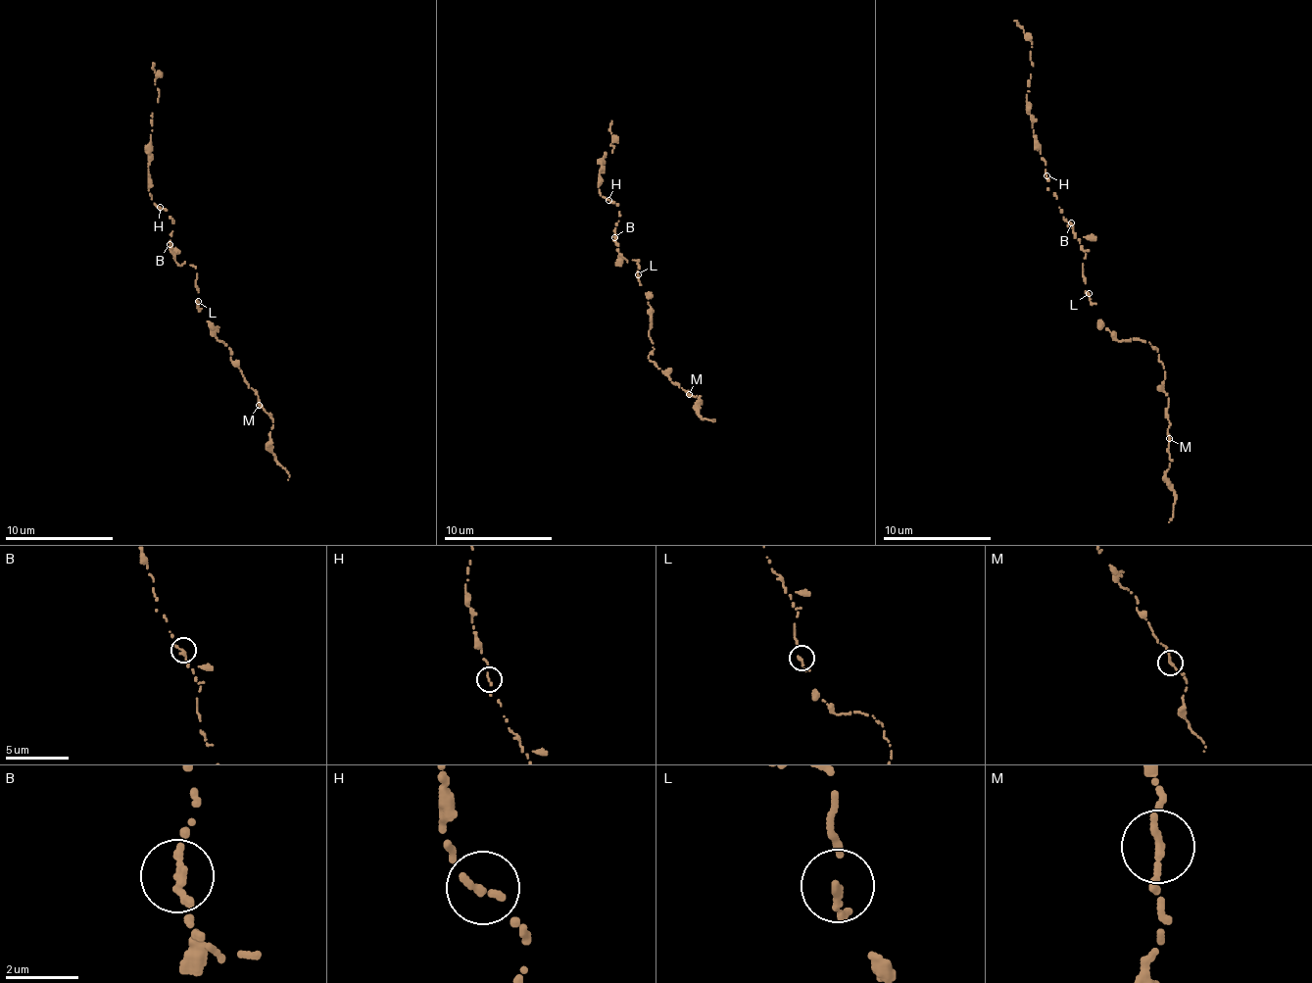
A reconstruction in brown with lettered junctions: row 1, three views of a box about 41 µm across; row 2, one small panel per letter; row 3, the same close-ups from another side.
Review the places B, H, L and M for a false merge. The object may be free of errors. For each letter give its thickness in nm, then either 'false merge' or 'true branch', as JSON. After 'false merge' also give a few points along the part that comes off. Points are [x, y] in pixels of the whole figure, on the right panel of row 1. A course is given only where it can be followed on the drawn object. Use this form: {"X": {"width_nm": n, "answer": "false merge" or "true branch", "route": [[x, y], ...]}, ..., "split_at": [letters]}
{"B": {"width_nm": 220, "answer": "true branch"}, "H": {"width_nm": 170, "answer": "true branch"}, "L": {"width_nm": 150, "answer": "true branch"}, "M": {"width_nm": 190, "answer": "true branch"}, "split_at": []}

